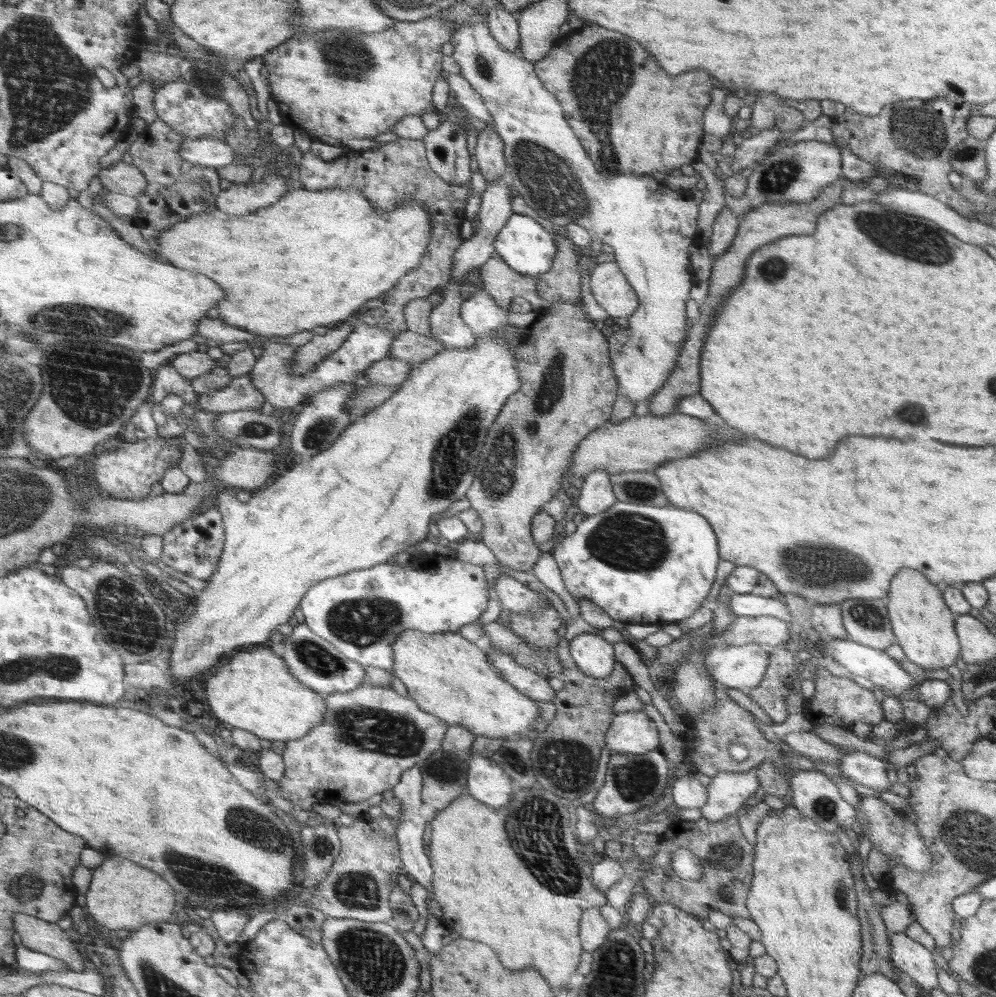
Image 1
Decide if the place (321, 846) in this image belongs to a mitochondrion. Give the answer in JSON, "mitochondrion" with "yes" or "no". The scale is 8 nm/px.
{"mitochondrion":"yes"}

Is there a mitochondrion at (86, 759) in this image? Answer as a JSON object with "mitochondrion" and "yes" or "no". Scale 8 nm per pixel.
{"mitochondrion":"no"}

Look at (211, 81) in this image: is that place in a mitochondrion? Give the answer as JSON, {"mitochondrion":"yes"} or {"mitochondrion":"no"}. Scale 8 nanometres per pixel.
{"mitochondrion":"yes"}

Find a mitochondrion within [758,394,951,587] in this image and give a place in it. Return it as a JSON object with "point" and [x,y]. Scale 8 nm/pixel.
{"point":[924,415]}

